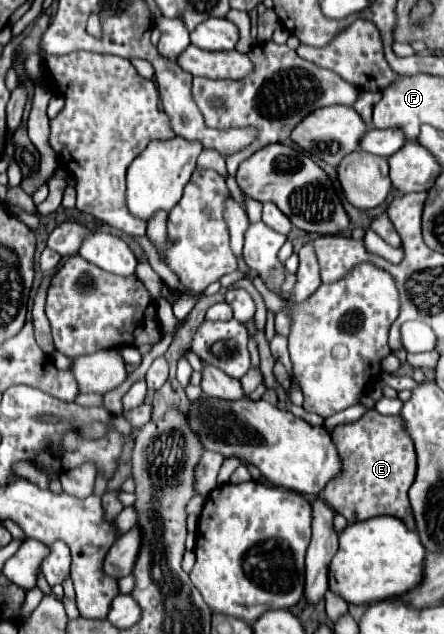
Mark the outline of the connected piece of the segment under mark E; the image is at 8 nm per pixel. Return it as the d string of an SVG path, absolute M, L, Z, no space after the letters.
M369 409L361 419L337 425L331 431L331 437L343 457L343 477L339 483L327 485L327 493L323 493L333 509L349 523L377 515L393 515L407 523L409 529L415 529L407 499L407 491L415 479L415 449L407 433L403 433L403 421L399 421L399 415L389 417Z

